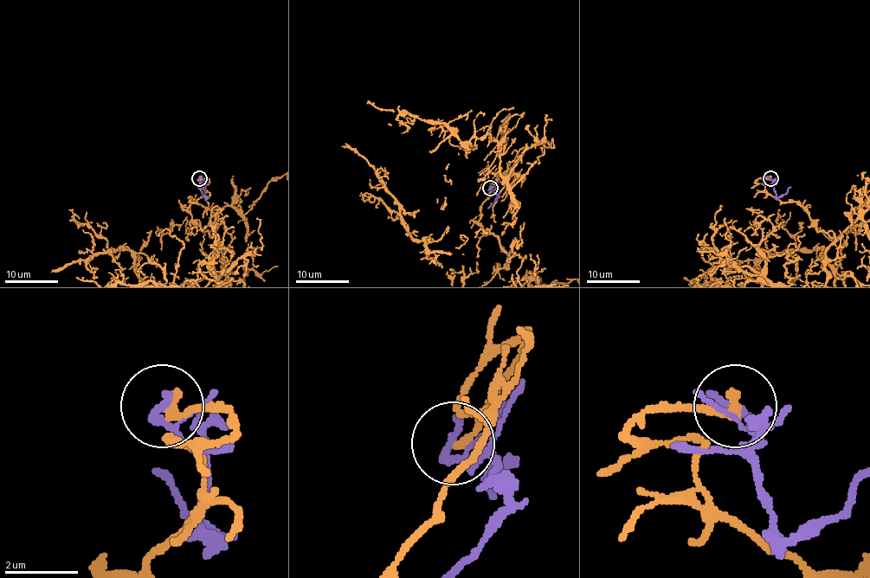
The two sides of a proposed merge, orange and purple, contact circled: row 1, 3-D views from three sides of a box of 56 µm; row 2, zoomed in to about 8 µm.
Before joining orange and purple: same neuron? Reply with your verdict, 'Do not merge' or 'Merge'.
Do not merge

